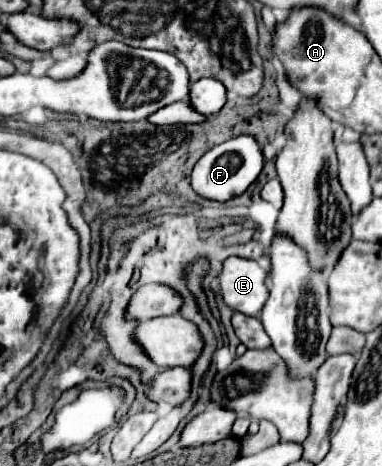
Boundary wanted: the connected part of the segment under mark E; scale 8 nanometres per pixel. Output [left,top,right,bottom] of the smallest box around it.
[220,256,268,316]

